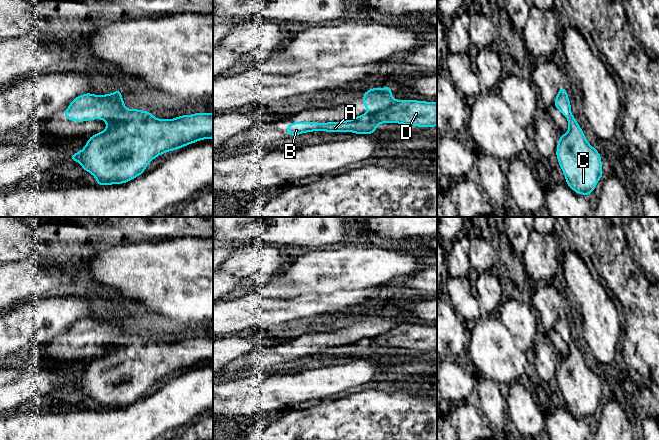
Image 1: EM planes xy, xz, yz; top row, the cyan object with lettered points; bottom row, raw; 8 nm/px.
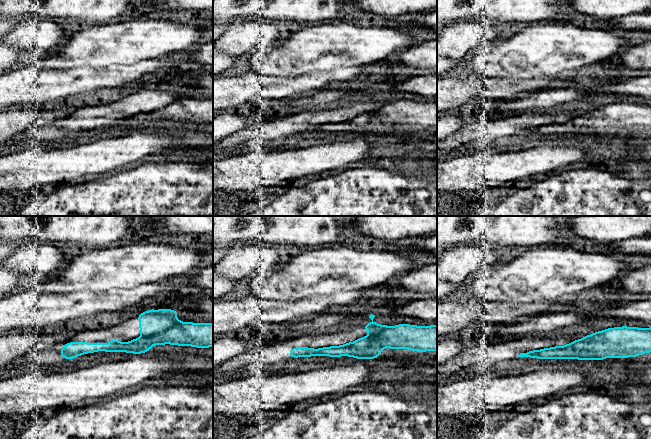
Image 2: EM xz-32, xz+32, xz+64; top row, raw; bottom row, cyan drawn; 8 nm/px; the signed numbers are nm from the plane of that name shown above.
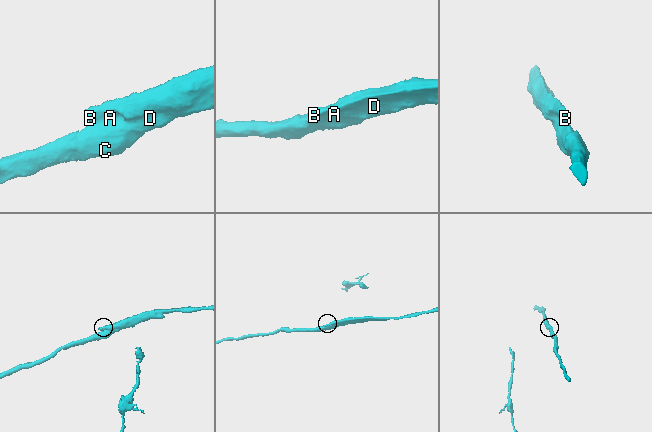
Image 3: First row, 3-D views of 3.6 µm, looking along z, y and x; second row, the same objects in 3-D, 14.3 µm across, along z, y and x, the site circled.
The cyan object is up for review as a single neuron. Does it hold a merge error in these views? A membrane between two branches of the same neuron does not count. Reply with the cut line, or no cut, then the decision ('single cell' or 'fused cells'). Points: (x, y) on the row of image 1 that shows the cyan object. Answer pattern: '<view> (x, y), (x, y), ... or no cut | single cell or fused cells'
xz (397, 101), (383, 109), (365, 113) | fused cells

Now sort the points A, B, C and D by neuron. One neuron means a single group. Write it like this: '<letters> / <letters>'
A C D / B

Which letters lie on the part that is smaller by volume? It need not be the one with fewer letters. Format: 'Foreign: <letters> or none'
Foreign: B

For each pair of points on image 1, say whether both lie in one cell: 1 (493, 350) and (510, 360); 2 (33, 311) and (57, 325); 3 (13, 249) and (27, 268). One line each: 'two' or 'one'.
1: one
2: one
3: two

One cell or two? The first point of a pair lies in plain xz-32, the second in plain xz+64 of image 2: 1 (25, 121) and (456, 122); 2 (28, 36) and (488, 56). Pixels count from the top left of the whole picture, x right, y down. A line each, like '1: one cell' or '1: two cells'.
1: one cell
2: two cells

